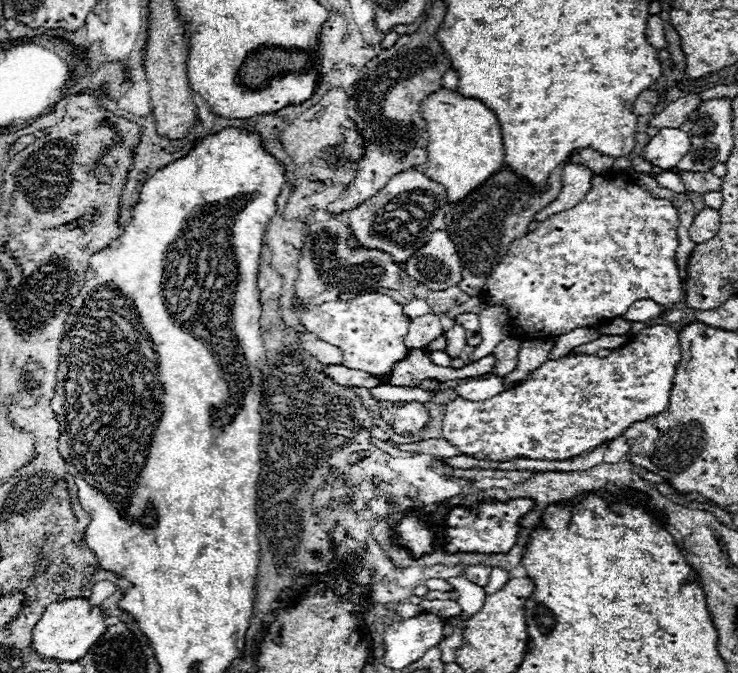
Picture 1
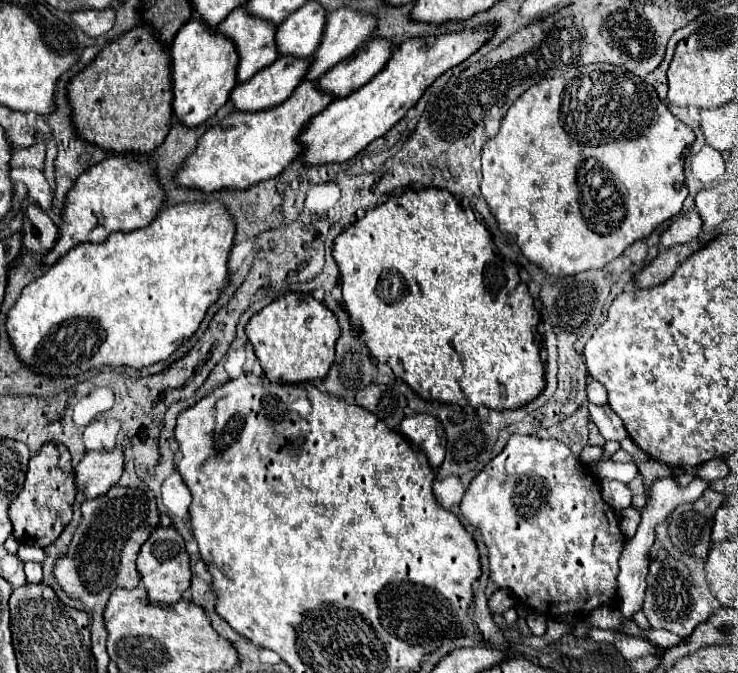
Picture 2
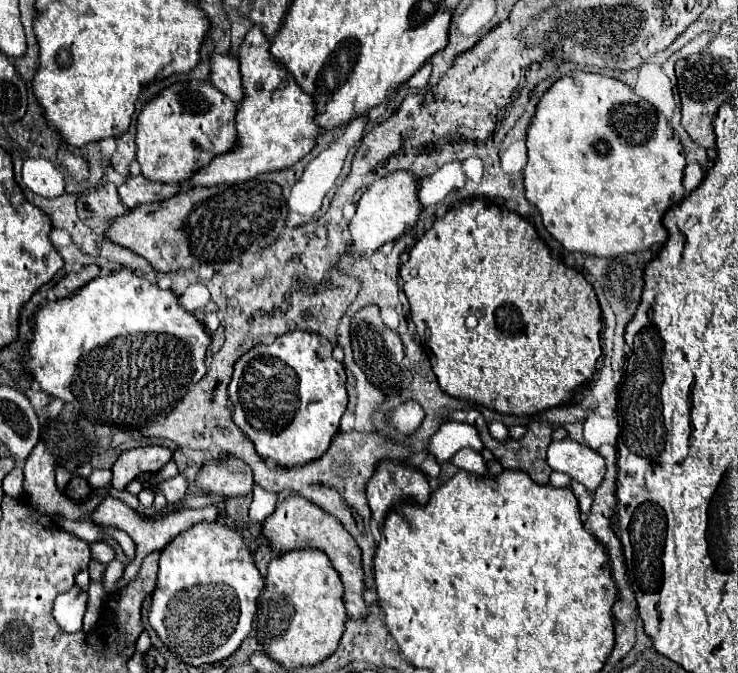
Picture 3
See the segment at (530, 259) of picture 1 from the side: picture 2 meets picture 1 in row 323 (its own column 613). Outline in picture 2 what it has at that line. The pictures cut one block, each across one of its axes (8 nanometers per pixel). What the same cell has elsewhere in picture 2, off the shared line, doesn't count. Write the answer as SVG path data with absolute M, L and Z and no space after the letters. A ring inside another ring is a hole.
M512 434L508 444L504 446L504 450L492 458L488 462L488 466L484 466L484 470L470 482L462 502L460 502L460 512L462 516L474 524L480 532L482 532L482 540L486 544L486 550L488 550L488 564L490 564L490 580L496 584L496 588L500 590L512 590L512 594L522 600L524 604L528 604L532 610L544 614L544 616L554 616L554 618L560 618L560 616L584 616L584 614L590 614L594 608L600 608L600 606L606 606L608 602L612 604L618 596L618 572L620 572L620 558L622 558L622 552L624 552L624 546L626 546L626 538L620 530L620 524L618 524L618 514L602 500L600 496L600 482L586 472L588 468L584 464L578 462L578 456L574 456L566 444L562 444L560 440L540 440L536 436L522 436L522 434Z

